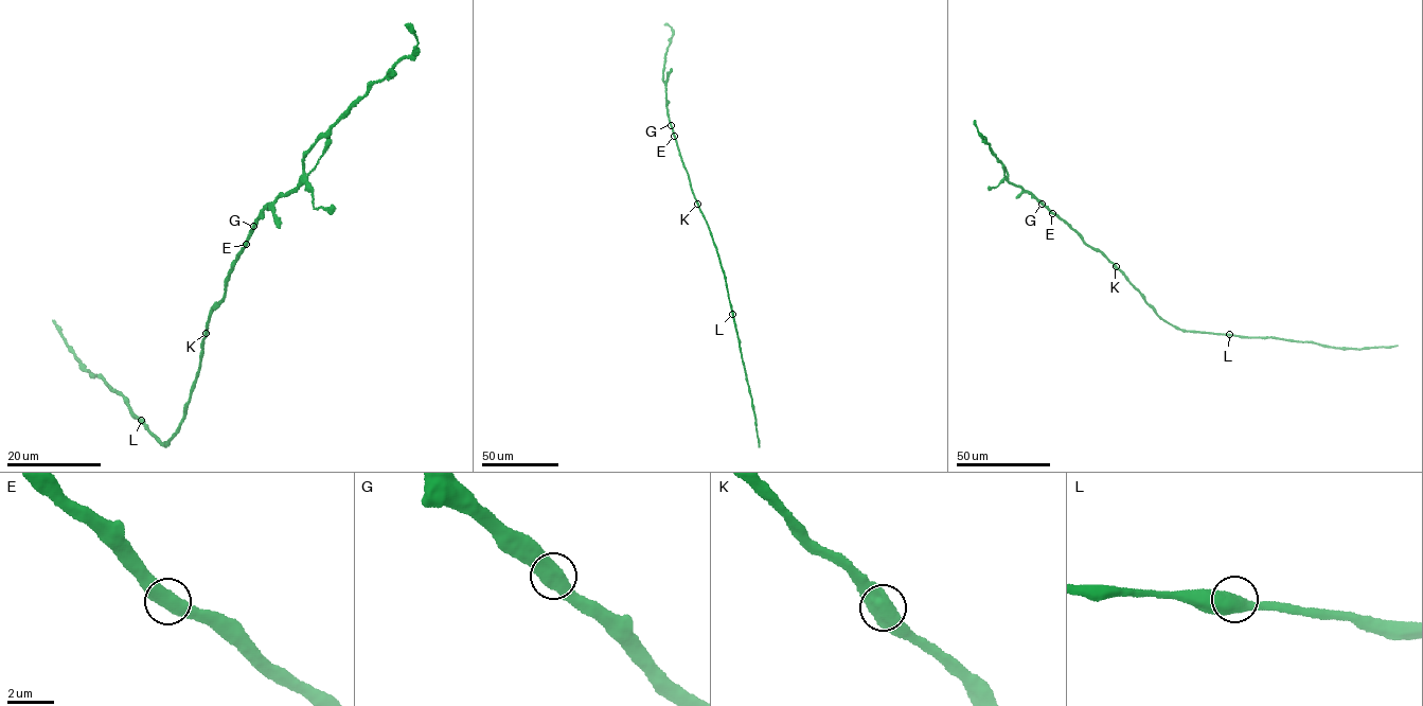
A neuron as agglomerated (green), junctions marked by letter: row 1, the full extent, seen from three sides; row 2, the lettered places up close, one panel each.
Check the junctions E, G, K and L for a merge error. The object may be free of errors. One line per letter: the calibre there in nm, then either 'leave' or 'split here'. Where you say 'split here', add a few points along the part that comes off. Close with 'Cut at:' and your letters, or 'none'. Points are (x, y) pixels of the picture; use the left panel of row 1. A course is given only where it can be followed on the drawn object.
E: 550 nm | leave
G: 550 nm | leave
K: 600 nm | leave
L: 550 nm | leave
Cut at: none

